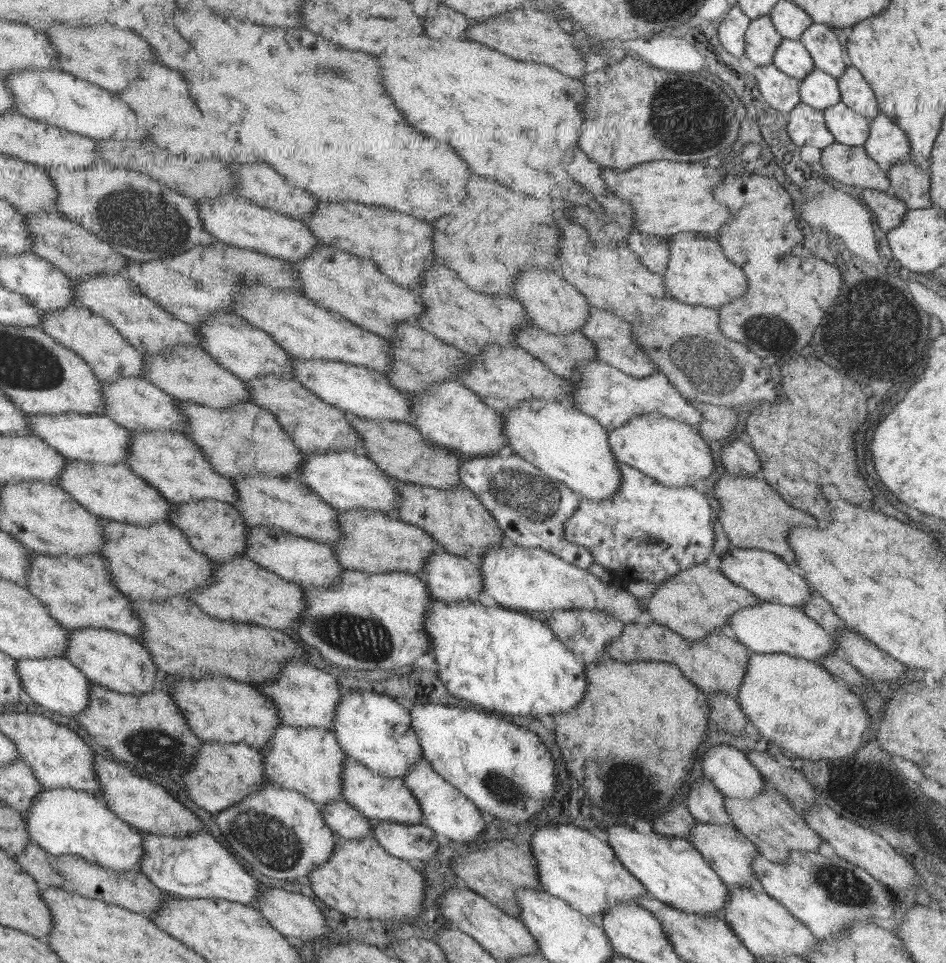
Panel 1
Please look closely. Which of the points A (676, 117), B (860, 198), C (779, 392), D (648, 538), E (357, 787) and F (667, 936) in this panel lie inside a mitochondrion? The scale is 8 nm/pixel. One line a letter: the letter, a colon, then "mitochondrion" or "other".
A: mitochondrion
B: other
C: other
D: mitochondrion
E: other
F: other

